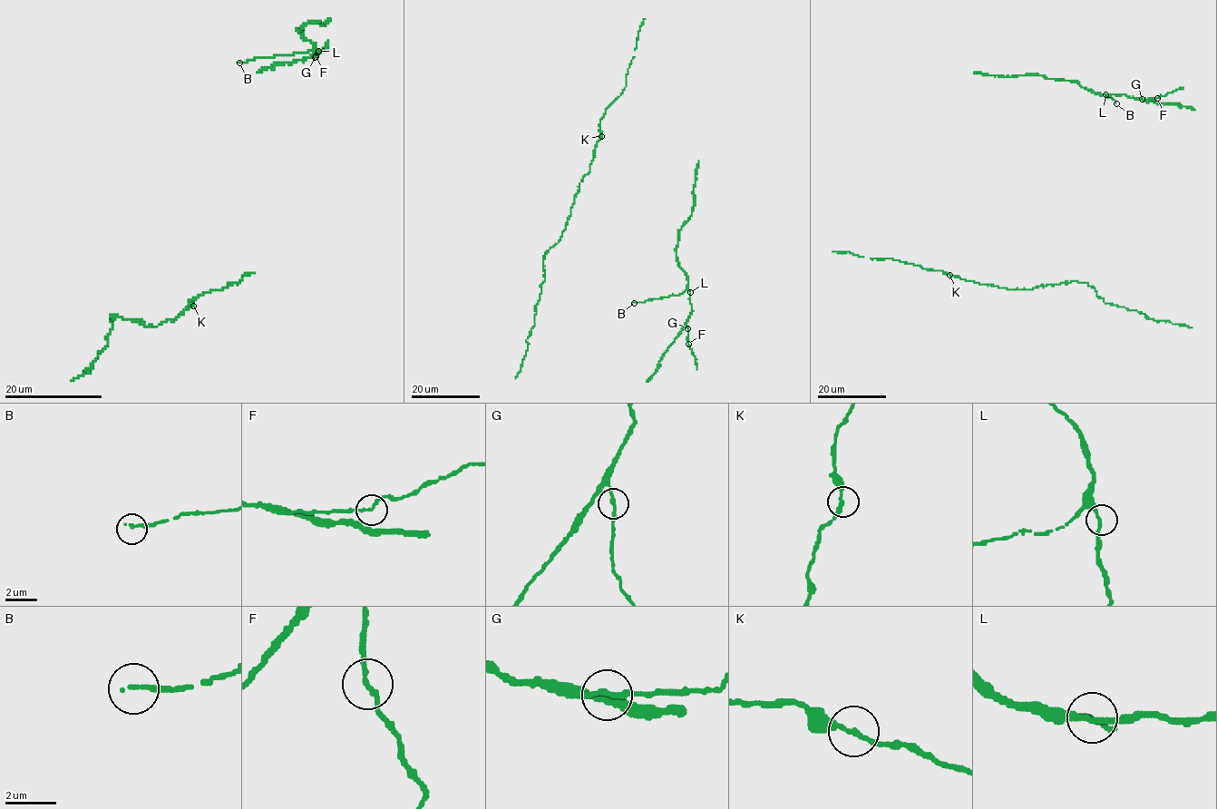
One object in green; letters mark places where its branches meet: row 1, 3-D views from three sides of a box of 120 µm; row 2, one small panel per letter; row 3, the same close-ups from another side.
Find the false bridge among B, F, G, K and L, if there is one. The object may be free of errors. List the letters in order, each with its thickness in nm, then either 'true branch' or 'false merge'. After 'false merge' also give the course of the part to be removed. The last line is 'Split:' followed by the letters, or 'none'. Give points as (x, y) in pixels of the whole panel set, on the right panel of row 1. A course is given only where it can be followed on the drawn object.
B: 240 nm | true branch
F: 200 nm | true branch
G: 220 nm | true branch
K: 220 nm | true branch
L: 240 nm | true branch
Split: none

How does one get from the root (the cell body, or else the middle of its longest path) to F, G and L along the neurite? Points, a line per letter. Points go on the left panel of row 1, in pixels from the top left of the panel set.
F: (239, 63), (255, 58), (321, 51), (315, 55)
G: (239, 63), (255, 58), (321, 51), (315, 57)
L: (239, 63), (255, 58), (318, 51)

